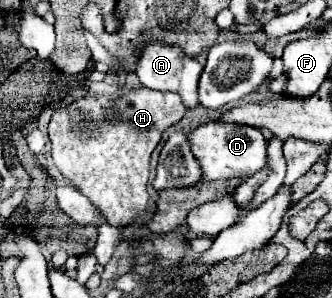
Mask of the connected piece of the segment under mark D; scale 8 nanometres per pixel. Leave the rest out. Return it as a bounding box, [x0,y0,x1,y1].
[186,122,266,182]

